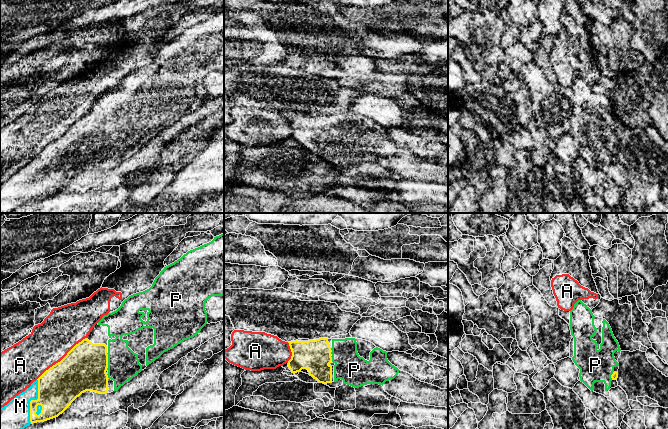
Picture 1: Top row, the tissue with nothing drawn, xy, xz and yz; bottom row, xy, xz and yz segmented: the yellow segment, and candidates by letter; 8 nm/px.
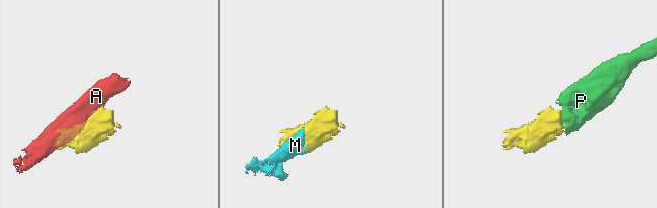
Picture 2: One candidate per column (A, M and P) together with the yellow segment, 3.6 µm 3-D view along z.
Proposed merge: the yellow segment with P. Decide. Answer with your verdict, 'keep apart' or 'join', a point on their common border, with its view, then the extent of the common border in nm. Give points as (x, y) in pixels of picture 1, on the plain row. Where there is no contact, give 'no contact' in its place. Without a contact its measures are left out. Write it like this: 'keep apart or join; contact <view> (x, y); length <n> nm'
join; contact xy (107, 137); length 140 nm

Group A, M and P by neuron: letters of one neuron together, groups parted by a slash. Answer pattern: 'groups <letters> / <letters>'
groups A / M P

